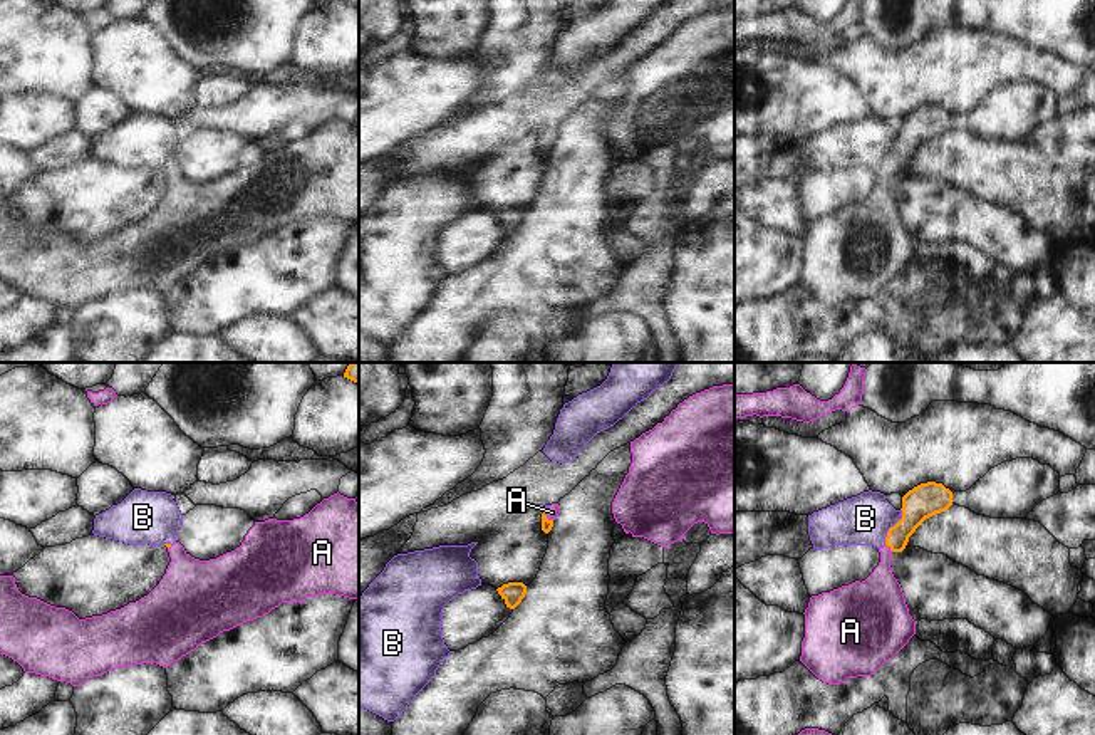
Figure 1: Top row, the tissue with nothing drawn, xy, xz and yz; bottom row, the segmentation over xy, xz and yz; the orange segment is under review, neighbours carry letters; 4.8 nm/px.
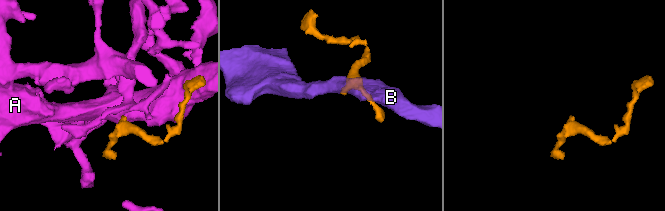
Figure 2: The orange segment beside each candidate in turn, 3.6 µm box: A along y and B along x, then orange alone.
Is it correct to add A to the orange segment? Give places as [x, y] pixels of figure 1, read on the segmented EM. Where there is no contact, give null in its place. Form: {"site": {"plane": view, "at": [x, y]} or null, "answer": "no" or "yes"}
{"site": {"plane": "yz", "at": [889, 546]}, "answer": "yes"}

